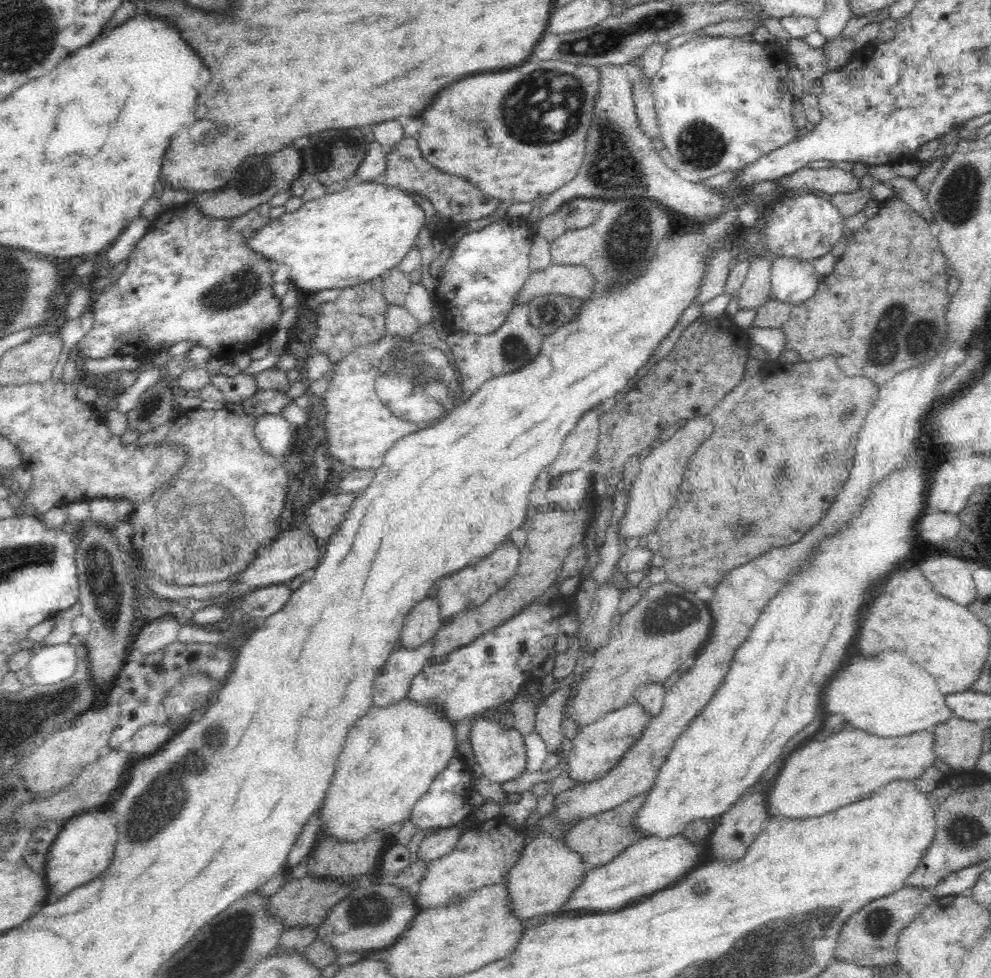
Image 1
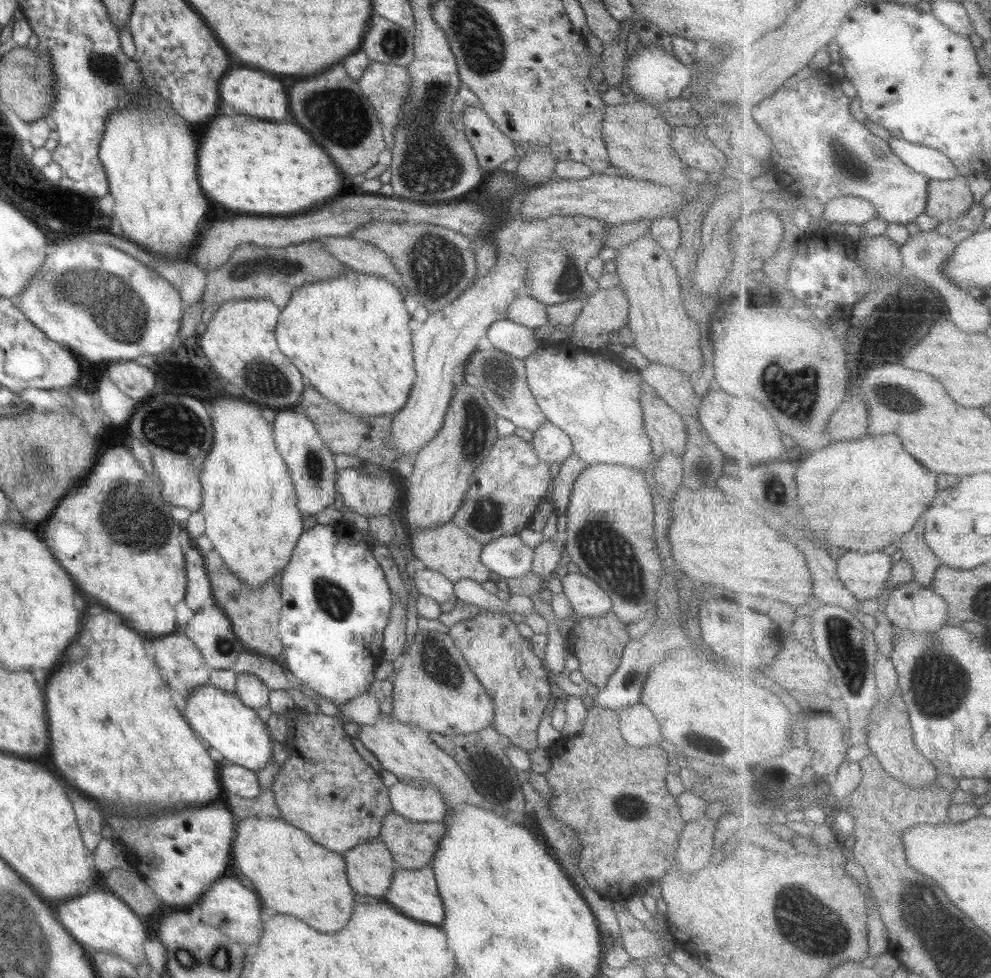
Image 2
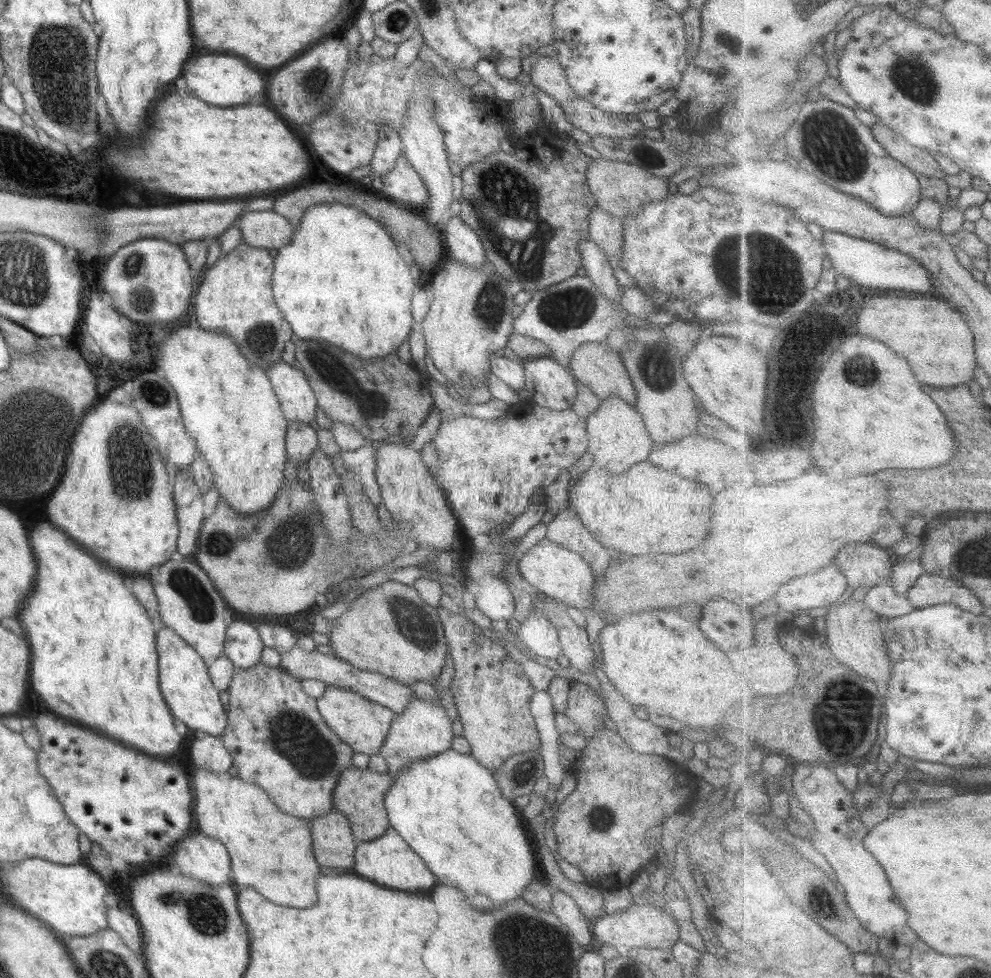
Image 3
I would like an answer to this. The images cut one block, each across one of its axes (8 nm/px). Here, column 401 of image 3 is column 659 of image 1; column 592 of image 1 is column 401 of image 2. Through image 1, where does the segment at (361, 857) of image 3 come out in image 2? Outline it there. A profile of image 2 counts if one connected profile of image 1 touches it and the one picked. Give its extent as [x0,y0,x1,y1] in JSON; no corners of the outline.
[383,866,445,925]

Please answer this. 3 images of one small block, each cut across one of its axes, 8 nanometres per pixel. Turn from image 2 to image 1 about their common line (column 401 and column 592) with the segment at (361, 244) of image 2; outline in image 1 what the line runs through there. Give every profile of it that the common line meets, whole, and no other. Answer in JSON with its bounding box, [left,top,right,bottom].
[514,263,594,305]

